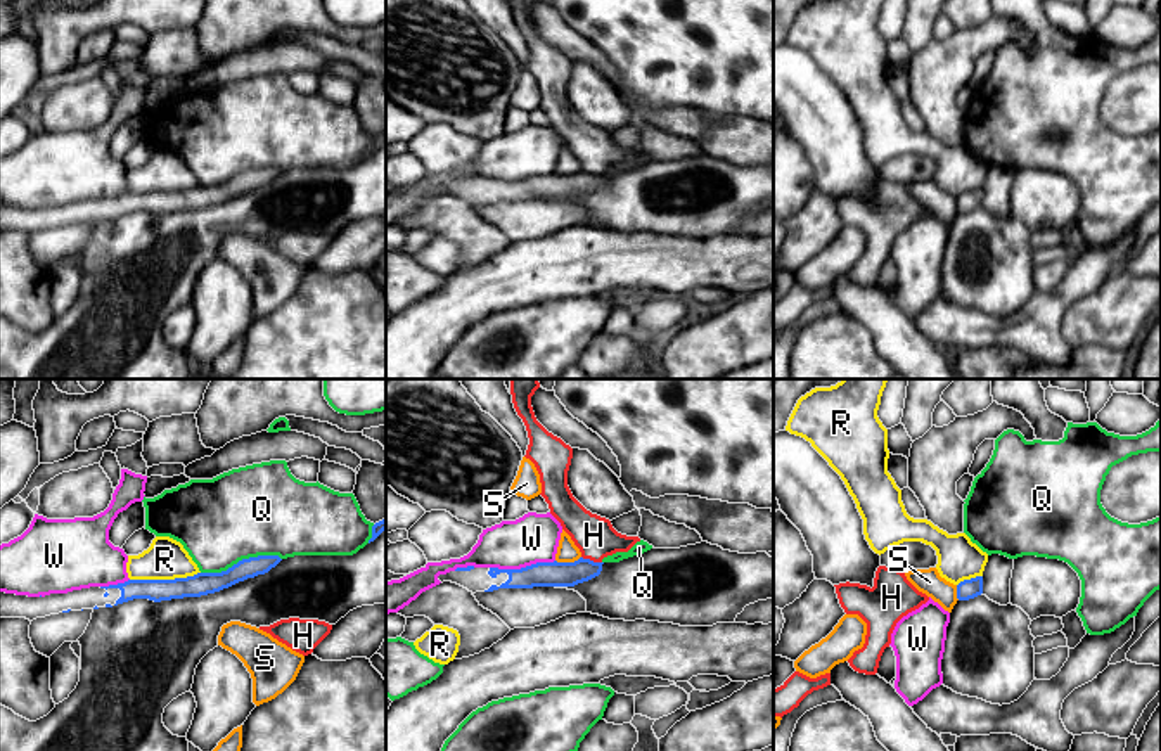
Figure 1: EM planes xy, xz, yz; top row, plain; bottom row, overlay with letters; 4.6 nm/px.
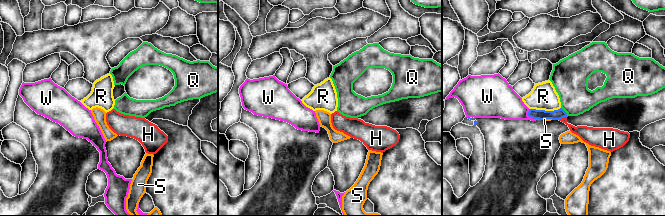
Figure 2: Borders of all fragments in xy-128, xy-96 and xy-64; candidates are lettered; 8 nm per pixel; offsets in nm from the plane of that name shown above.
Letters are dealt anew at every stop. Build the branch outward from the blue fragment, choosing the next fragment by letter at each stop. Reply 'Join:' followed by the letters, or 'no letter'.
Join: no letter

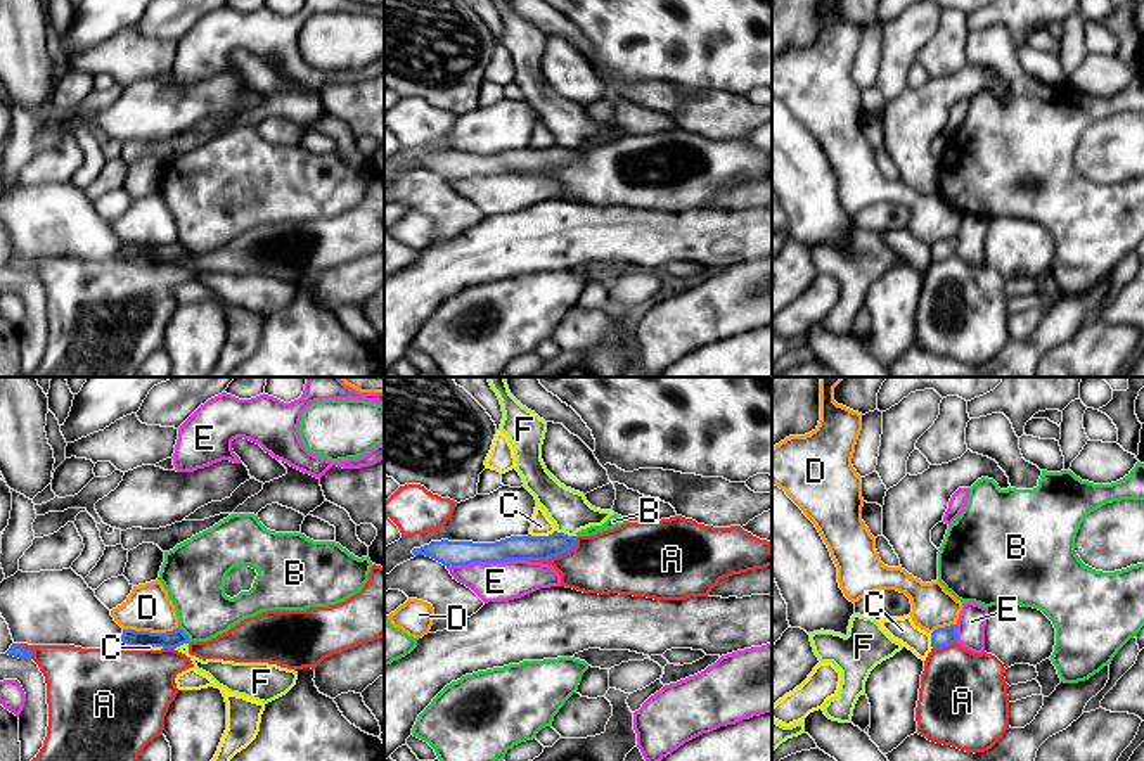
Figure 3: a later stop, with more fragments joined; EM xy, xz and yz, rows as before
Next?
Join: no letter

